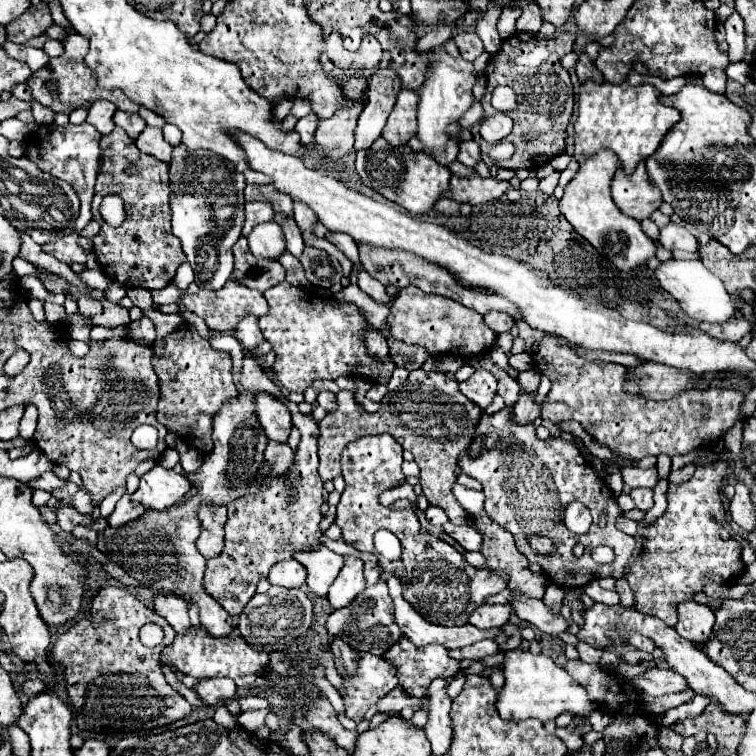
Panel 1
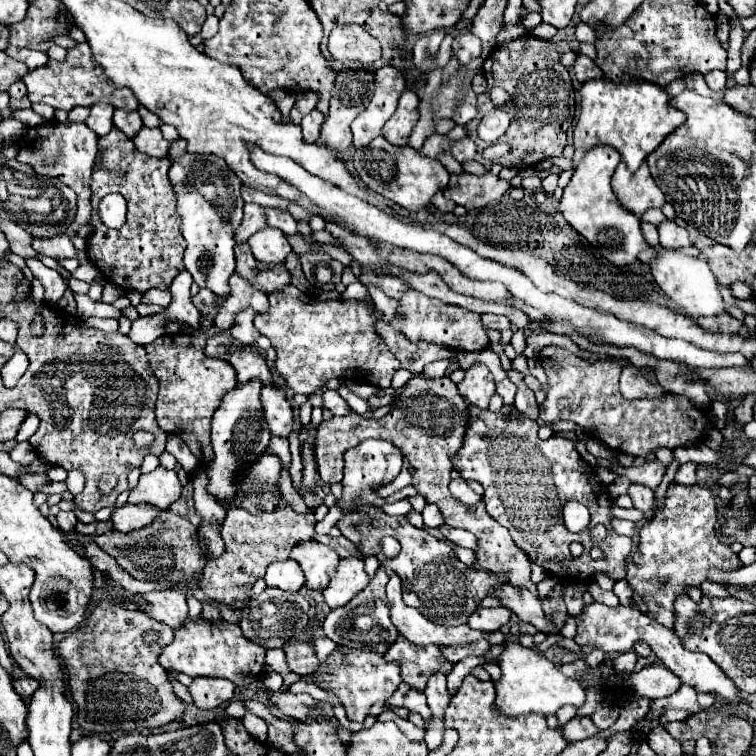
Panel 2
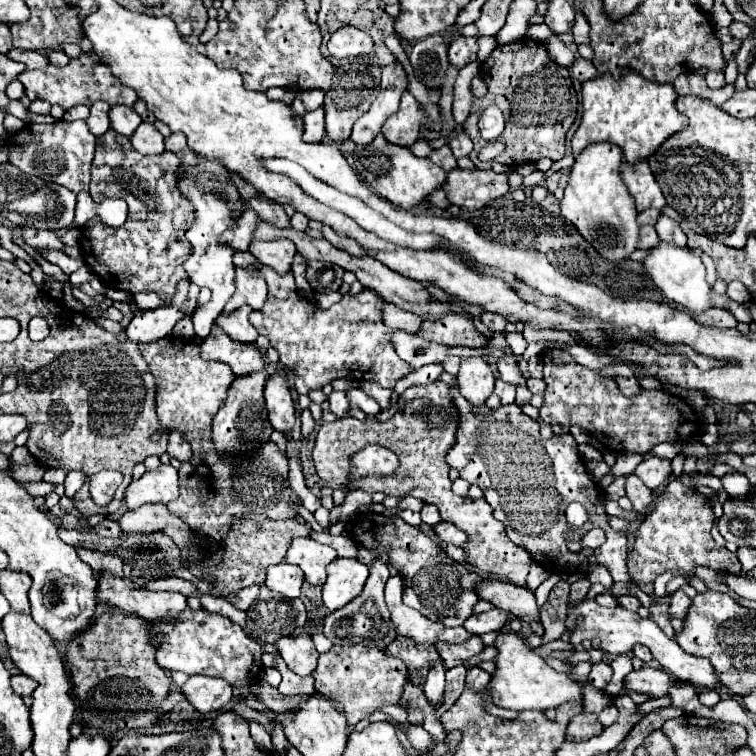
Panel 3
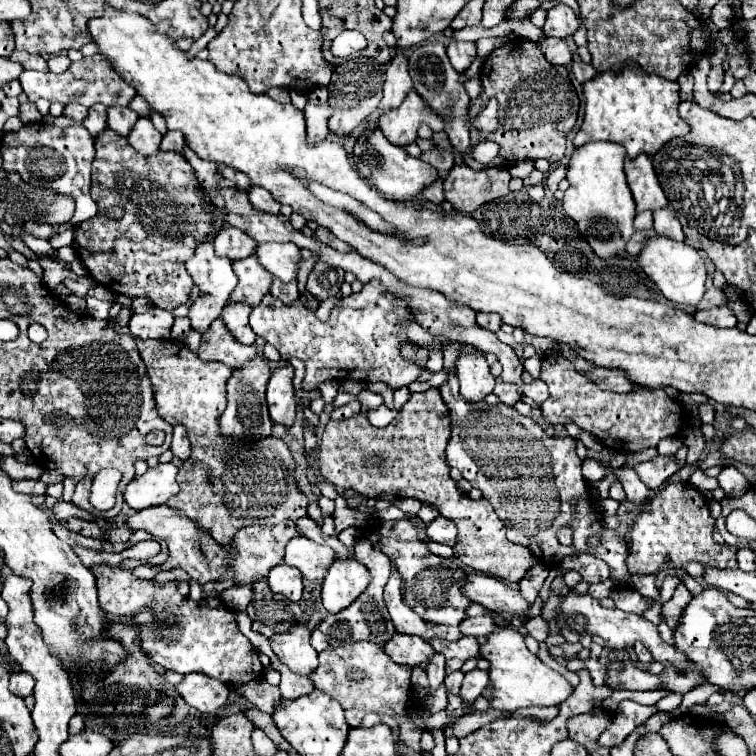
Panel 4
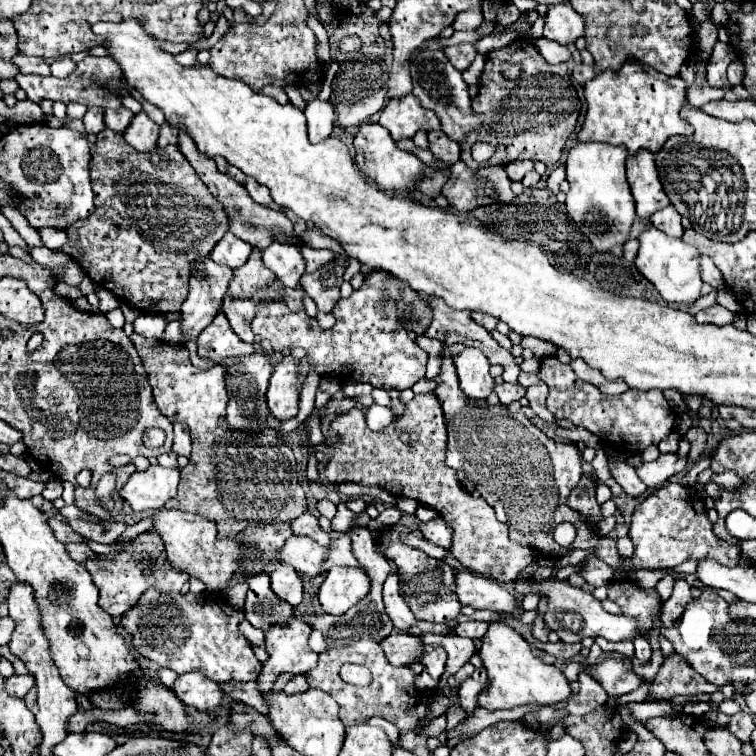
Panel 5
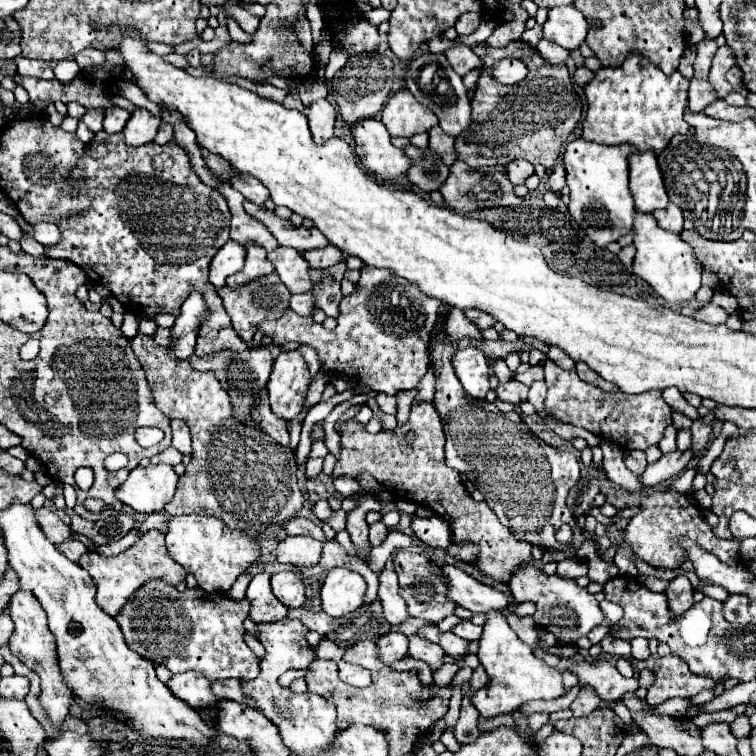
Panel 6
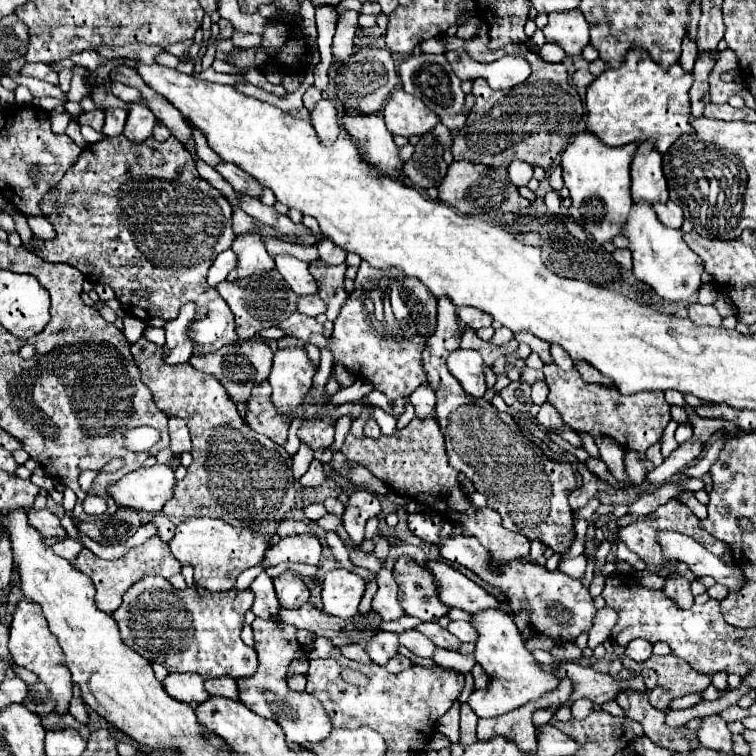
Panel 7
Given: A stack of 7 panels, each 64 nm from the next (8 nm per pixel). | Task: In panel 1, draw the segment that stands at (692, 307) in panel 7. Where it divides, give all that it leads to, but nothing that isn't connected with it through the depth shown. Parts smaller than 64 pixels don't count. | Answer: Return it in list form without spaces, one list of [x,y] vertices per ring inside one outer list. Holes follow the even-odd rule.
[[[732,318],[724,324],[708,324],[708,322],[700,322],[698,324],[700,330],[704,330],[708,336],[714,336],[716,340],[732,340],[732,342],[740,342],[740,338],[744,334],[750,332],[750,322],[746,318]]]

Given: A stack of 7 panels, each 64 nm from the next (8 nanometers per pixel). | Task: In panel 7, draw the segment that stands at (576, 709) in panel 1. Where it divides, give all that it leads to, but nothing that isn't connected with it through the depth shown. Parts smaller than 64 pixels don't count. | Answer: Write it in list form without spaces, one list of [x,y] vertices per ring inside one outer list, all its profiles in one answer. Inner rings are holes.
[[[490,608],[486,612],[472,614],[470,624],[478,632],[478,640],[476,640],[476,648],[474,648],[476,662],[490,676],[488,686],[484,690],[472,692],[472,696],[468,700],[468,706],[476,712],[476,716],[480,716],[480,718],[500,716],[504,712],[516,710],[516,708],[552,692],[558,686],[556,676],[552,672],[540,670],[540,666],[536,664],[532,654],[526,650],[524,640],[510,614],[506,614],[498,608],[496,610]]]

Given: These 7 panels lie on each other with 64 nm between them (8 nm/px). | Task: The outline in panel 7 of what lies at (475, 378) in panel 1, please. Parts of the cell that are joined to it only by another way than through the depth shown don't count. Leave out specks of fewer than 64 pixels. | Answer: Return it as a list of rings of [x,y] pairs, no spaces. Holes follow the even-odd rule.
[[[454,350],[446,358],[446,366],[450,374],[460,382],[466,394],[480,398],[486,392],[486,382],[484,382],[484,372],[482,372],[482,356],[476,350]]]

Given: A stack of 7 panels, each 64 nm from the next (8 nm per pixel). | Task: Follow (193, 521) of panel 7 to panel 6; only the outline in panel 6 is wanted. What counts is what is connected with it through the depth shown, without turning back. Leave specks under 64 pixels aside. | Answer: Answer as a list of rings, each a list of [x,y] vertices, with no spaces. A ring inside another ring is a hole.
[[[174,516],[168,520],[166,546],[170,558],[194,574],[198,586],[206,592],[228,592],[236,578],[246,572],[260,556],[262,546],[254,536],[228,528],[212,516]]]

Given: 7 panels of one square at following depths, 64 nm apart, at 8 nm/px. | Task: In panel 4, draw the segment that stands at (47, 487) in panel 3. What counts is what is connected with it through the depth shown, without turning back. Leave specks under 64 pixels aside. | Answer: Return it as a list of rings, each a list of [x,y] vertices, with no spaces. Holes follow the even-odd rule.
[[[14,480],[12,486],[16,488],[16,492],[22,492],[22,494],[46,494],[46,484],[40,482],[40,480]]]

